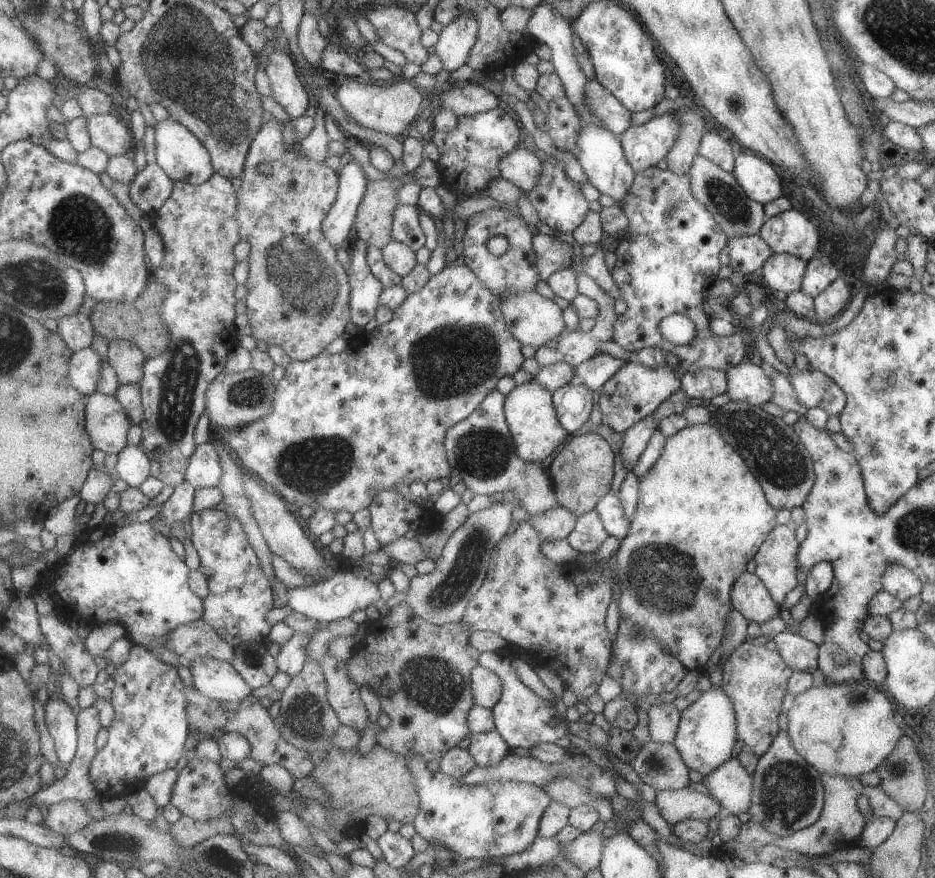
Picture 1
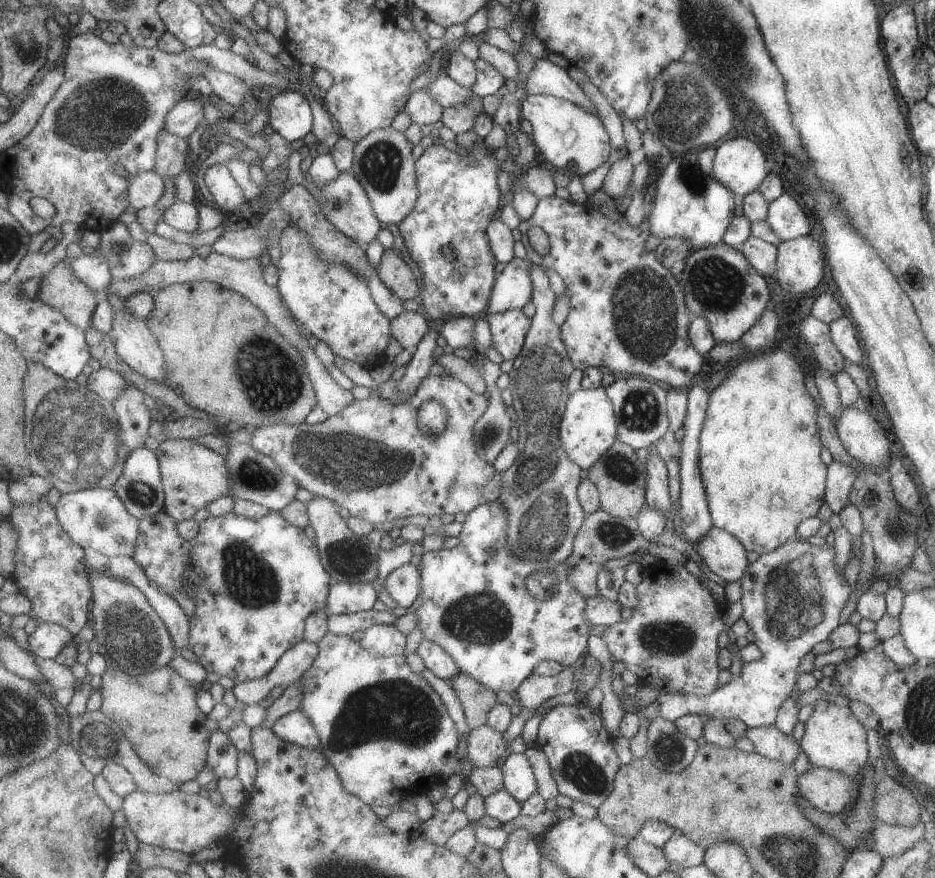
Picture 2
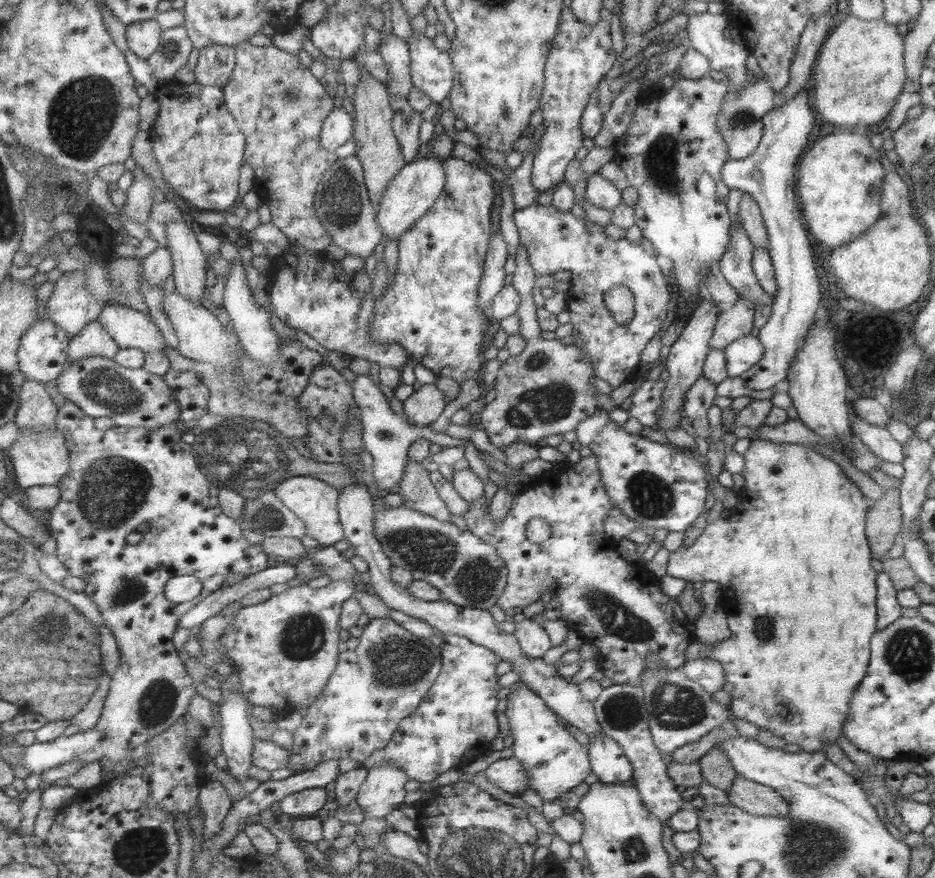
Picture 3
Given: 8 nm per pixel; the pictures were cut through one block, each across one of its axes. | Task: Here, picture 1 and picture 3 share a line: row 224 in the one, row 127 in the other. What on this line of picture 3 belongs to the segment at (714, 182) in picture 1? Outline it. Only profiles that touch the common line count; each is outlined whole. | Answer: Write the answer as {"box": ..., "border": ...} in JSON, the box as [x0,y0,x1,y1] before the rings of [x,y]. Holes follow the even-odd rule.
{"box":[717,78,775,160],"border":[[[765,78],[750,82],[747,86],[734,90],[728,84],[722,107],[717,119],[717,128],[725,141],[729,159],[739,160],[749,156],[758,145],[762,135],[761,118],[775,106],[774,90],[765,82]]]}

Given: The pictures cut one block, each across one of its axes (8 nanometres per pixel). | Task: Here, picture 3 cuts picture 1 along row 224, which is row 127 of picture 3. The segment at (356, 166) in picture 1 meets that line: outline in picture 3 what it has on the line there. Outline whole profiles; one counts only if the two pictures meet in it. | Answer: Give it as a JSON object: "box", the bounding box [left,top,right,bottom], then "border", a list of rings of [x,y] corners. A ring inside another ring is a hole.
{"box":[321,107,356,150],"border":[[[343,107],[334,108],[326,118],[321,142],[325,150],[337,150],[354,138],[356,120]]]}

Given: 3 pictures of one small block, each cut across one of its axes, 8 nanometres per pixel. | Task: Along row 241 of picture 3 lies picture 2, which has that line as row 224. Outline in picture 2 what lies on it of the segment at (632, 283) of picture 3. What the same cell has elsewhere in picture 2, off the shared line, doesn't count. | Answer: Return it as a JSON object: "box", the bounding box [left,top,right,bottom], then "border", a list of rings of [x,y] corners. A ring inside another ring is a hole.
{"box":[519,196,703,390],"border":[[[557,196],[542,198],[535,211],[535,216],[529,218],[527,222],[521,222],[519,224],[519,230],[522,235],[521,241],[527,250],[527,258],[531,260],[533,264],[537,264],[537,266],[541,266],[545,270],[549,268],[558,273],[562,277],[569,292],[571,292],[571,310],[567,322],[561,326],[561,334],[564,338],[565,346],[568,346],[569,358],[573,360],[573,364],[575,364],[577,369],[585,370],[588,367],[595,367],[606,372],[623,372],[623,374],[636,375],[637,377],[650,379],[651,381],[662,384],[664,387],[686,390],[692,386],[691,380],[693,380],[693,376],[699,374],[699,370],[701,370],[701,366],[703,366],[703,358],[702,355],[693,348],[689,340],[687,325],[691,319],[691,314],[689,310],[687,310],[683,290],[678,280],[676,280],[671,272],[655,258],[655,252],[648,252],[643,246],[647,236],[650,235],[649,216],[646,214],[638,225],[630,225],[621,213],[617,215],[620,218],[615,221],[608,219],[598,208],[591,204],[591,202],[573,204],[573,202],[569,202],[568,199],[563,200]],[[533,226],[541,228],[548,236],[550,248],[549,252],[543,256],[537,254],[537,252],[533,250],[533,246],[529,244],[529,238],[527,236],[529,236],[529,228]]]}

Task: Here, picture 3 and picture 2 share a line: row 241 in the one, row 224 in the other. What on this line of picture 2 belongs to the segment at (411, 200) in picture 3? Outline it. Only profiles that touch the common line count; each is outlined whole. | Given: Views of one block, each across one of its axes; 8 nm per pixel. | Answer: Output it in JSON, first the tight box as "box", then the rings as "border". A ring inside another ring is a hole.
{"box":[352,126,419,225],"border":[[[392,126],[371,132],[367,138],[355,145],[355,164],[352,172],[367,190],[375,214],[386,225],[399,225],[417,206],[419,181],[413,147],[413,142],[405,136],[405,132],[395,130]]]}

